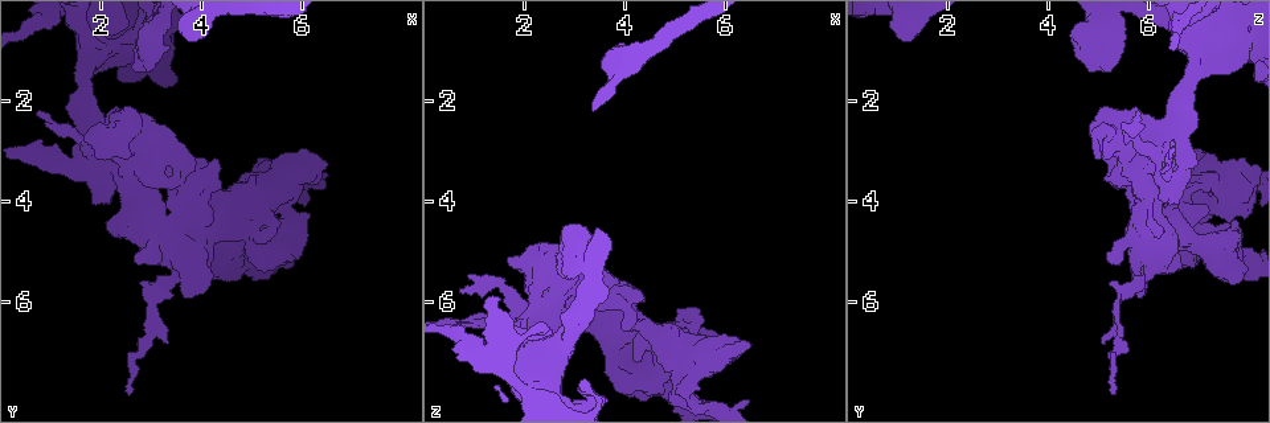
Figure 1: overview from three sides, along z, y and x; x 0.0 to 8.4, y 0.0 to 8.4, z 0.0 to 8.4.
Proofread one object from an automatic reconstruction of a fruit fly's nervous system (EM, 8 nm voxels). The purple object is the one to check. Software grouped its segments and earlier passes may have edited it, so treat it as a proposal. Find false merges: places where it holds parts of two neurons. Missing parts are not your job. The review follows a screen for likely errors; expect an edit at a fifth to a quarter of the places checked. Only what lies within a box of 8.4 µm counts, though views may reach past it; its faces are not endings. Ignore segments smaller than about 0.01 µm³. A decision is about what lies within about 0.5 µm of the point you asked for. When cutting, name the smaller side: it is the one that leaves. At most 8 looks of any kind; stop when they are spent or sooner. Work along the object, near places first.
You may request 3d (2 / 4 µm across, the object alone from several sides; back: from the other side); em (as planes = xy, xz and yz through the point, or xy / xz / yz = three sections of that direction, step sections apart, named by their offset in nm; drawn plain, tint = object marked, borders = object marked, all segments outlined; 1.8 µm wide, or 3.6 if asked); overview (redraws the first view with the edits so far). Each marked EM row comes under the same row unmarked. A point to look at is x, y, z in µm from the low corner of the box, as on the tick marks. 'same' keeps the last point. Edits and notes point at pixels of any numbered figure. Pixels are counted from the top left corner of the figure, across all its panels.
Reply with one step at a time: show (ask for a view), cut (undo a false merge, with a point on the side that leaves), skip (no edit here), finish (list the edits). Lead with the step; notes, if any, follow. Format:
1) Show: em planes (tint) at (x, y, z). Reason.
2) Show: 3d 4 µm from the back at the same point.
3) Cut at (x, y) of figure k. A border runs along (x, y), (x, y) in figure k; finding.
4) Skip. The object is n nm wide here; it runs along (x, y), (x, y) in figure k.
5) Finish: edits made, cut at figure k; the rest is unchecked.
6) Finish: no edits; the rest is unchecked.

Show: em 3.6 µm planes (tint) at (3.05, 4.75, 5.65). Touches itself.

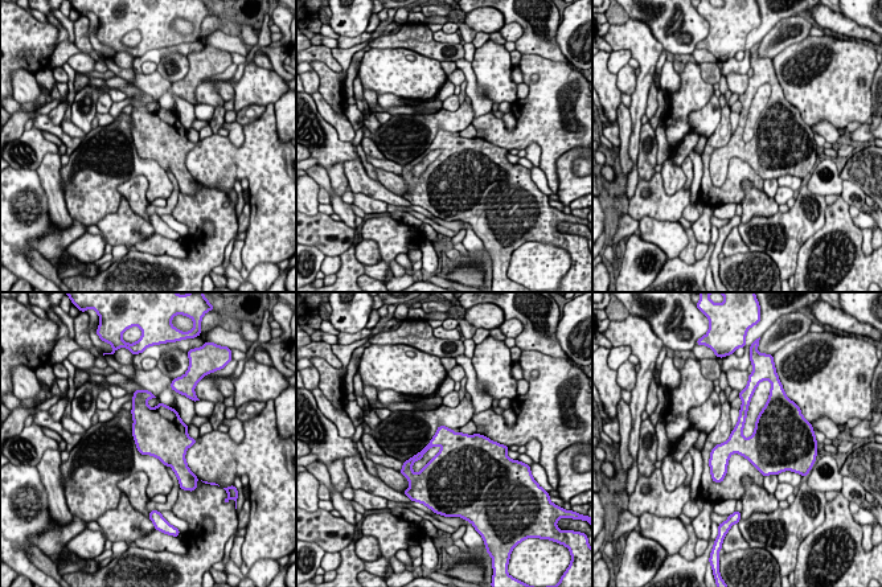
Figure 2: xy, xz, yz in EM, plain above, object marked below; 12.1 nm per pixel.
Skip. The object is 260 nm wide here; all the same neuron.

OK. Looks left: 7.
Show: 3d 4 µm at (4.45, 4.20, 6.55). Abrupt turn.

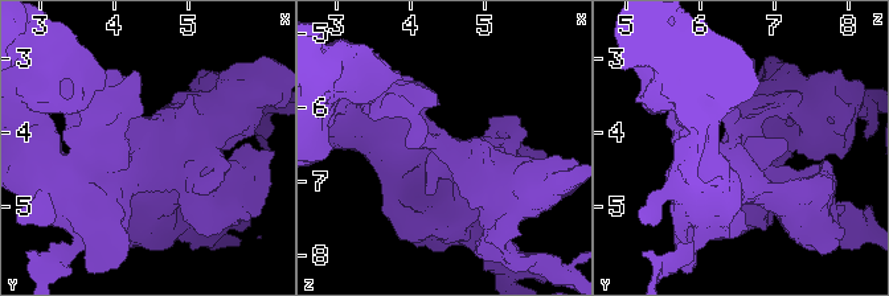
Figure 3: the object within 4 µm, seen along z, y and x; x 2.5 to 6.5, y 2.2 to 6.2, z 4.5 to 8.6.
Show: em planes (tint) at (4.45, 4.15, 6.55). Shape alone is not enough.

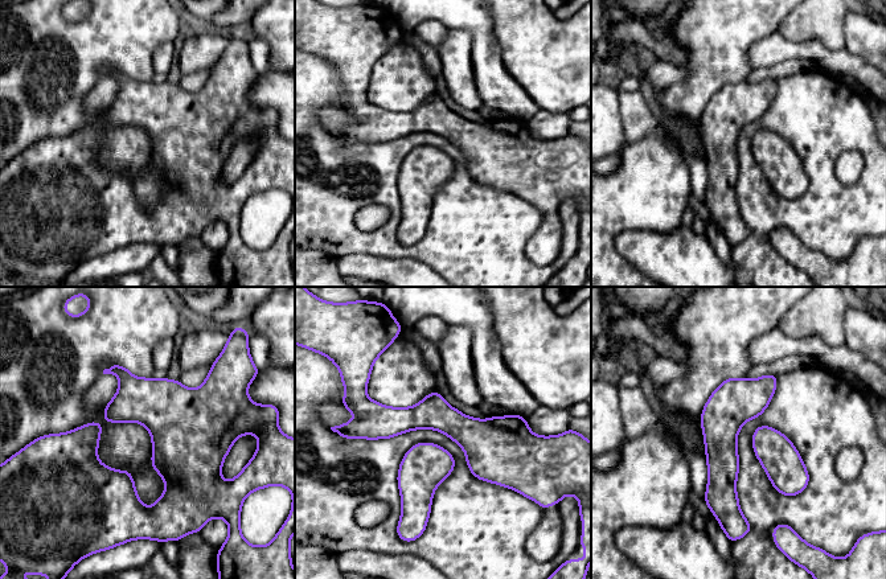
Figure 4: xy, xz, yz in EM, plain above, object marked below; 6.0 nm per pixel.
Skip. It runs along (364, 428), (447, 419), (523, 442) in figure 4; continuous, no second neuron.

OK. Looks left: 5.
Show: em 3.6 µm xy step 16 (borders) at (2.05, 0.95, 7.25). Closes a loop.

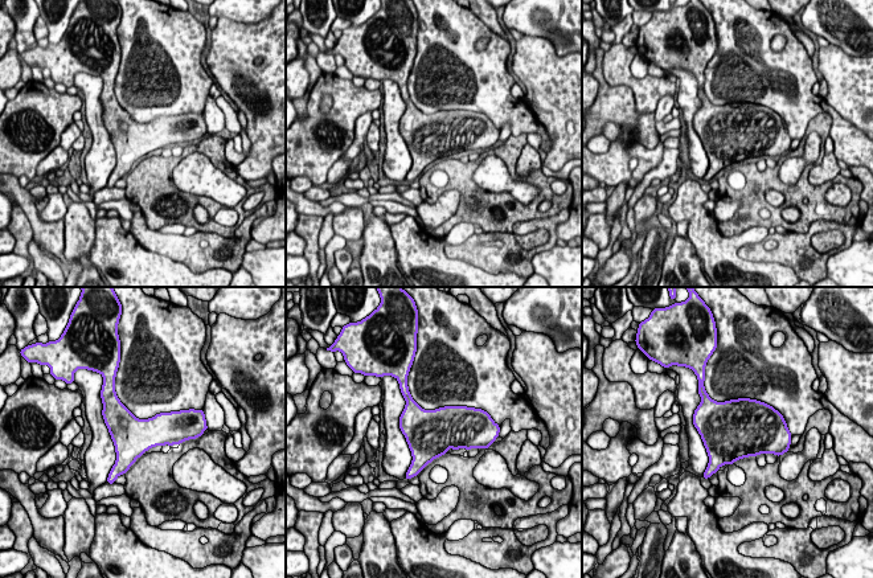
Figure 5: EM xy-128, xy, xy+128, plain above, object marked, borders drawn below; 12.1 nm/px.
Skip. Continuous, no second neuron.

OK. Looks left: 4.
Finish: no edits; the rest is unchecked.

